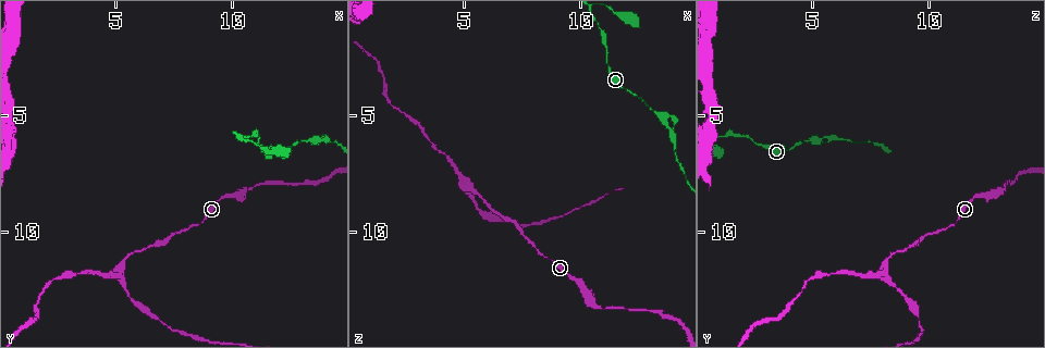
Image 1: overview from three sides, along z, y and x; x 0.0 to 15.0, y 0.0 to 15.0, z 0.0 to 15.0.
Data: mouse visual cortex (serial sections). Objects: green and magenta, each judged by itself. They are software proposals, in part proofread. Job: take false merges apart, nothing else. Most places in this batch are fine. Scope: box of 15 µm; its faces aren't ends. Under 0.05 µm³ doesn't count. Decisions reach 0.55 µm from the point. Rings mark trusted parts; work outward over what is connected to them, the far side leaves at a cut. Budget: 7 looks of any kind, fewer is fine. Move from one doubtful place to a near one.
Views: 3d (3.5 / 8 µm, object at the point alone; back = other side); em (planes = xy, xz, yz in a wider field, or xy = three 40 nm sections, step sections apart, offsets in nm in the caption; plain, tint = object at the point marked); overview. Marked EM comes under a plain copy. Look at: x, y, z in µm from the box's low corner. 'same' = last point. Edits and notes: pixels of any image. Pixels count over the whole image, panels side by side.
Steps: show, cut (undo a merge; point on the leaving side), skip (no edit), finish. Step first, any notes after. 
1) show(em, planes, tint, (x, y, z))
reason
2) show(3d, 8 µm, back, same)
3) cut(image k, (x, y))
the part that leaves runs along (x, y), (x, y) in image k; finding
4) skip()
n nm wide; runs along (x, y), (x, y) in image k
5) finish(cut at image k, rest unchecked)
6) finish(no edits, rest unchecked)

show(3d, 3.5 µm, (10.6, 8.1, 13.2))
calibre changes

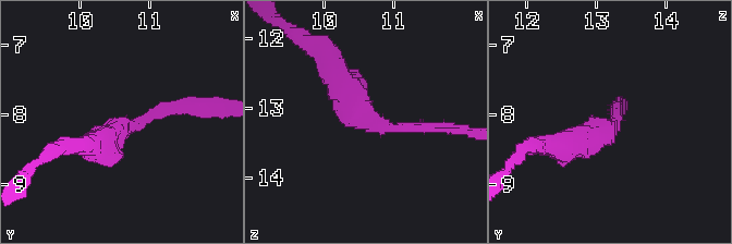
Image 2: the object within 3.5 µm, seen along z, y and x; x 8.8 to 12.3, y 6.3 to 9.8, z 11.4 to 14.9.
show(em, xy, step 3, tint, (10.70, 8.20, 13.20))
arms of 150, 350 nm

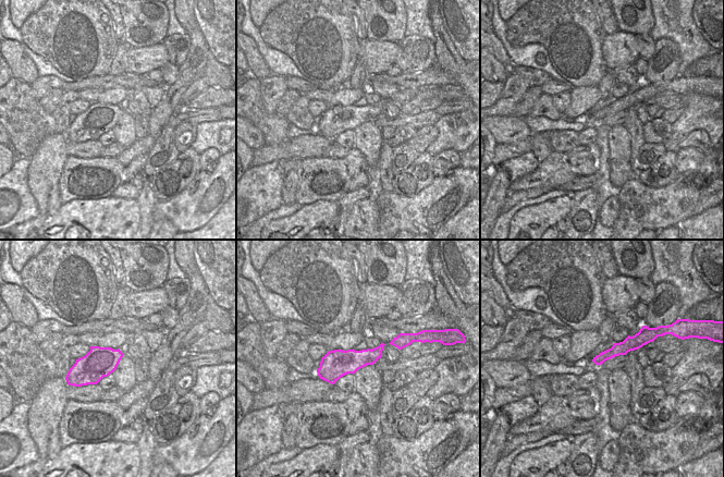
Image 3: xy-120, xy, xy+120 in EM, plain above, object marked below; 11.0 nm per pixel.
show(em, planes, tint, same)

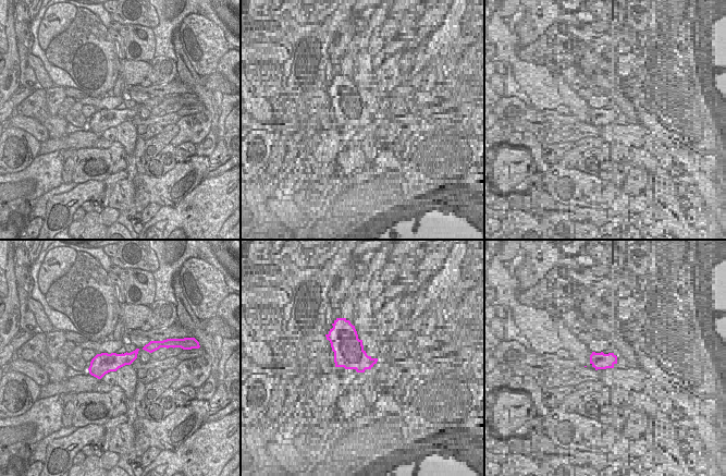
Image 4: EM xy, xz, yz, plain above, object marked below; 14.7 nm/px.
skip()
runs along (334, 64), (375, 123), (438, 125) in image 2; all the same cell

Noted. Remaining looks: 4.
show(3d, 3.5 µm, (5.1, 11.8, 8.1))
arms part here

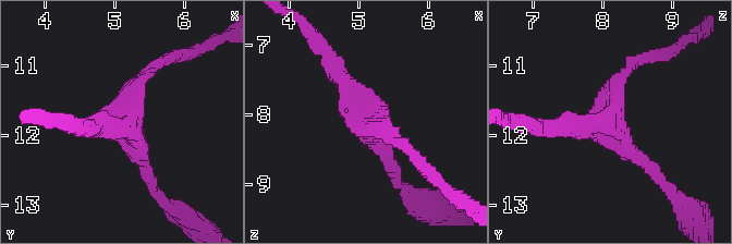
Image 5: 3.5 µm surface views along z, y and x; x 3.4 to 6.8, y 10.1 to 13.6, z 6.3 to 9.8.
show(em, planes, tint, (5.15, 11.80, 8.00))
3 arms; arms of 150, 250, 300 nm

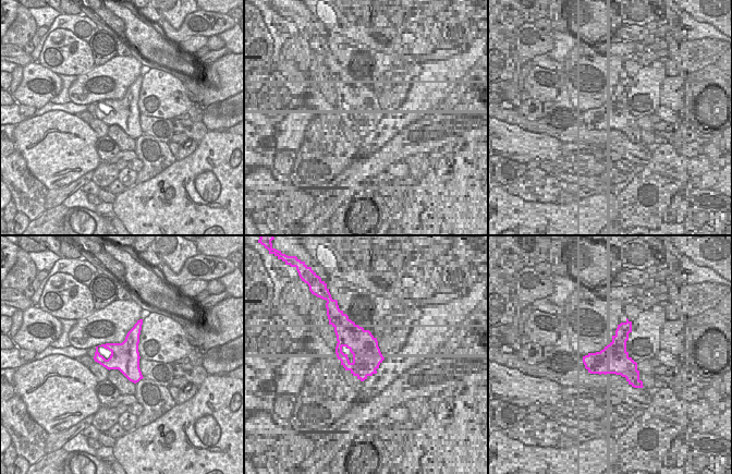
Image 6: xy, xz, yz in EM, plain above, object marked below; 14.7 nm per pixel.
show(em, xy, step 2, tint, same)

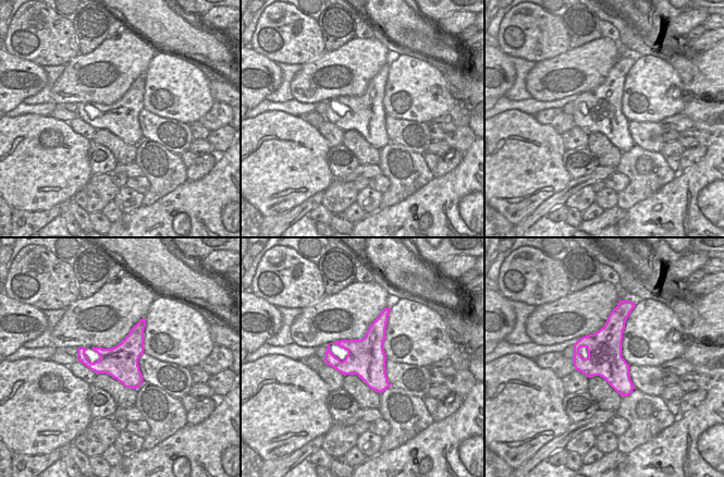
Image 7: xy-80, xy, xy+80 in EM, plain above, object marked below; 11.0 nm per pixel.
skip()
runs along (400, 144), (329, 60) in image 5; one cell here

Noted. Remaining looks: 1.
finish(no edits, rest unchecked)

